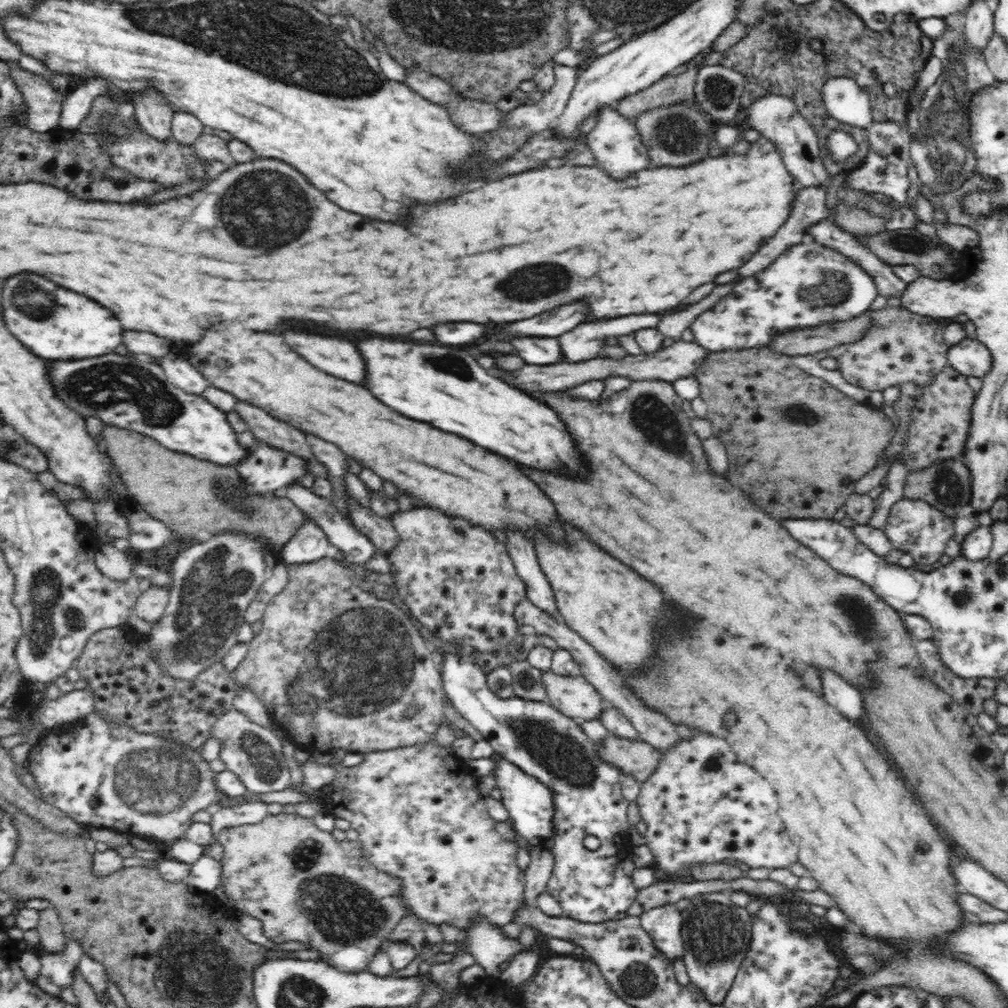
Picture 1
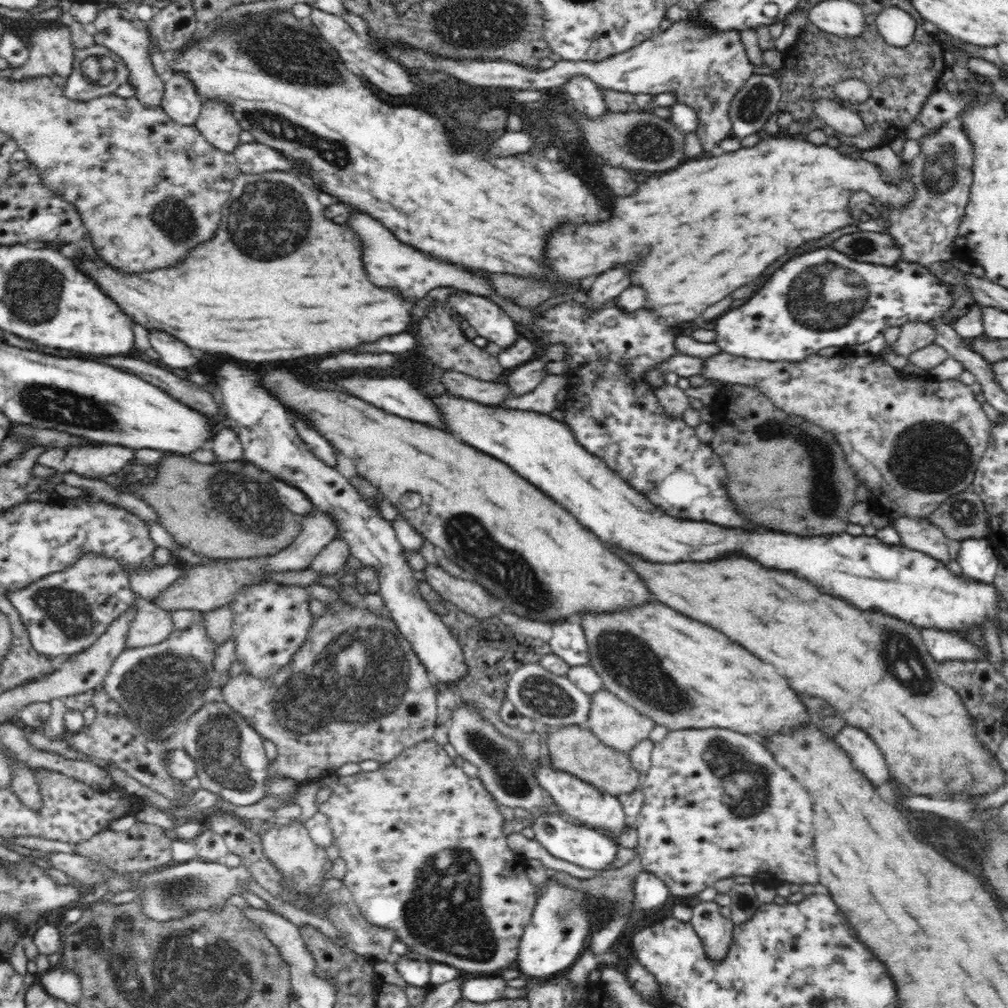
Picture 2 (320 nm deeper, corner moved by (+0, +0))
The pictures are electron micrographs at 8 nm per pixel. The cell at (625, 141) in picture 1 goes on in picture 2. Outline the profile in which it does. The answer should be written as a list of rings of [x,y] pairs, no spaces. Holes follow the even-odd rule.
[[[586,76],[570,78],[561,91],[567,95],[575,110],[587,118],[602,118],[608,114],[601,88]]]

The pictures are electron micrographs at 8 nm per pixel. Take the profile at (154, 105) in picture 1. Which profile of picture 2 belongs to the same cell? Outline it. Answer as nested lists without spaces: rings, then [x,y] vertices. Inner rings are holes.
[[[108,4],[97,12],[93,23],[95,44],[106,46],[124,60],[124,66],[129,72],[129,84],[135,88],[135,98],[145,108],[161,108],[165,78],[158,76],[152,67],[148,54],[149,34],[145,22],[129,14],[126,6]]]

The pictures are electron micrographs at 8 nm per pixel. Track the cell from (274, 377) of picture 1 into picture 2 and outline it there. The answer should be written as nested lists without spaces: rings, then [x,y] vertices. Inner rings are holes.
[[[288,368],[264,370],[262,384],[274,396],[278,396],[278,401],[286,408],[296,410],[302,419],[310,421],[325,443],[348,456],[357,474],[369,480],[374,487],[377,486],[380,494],[397,509],[400,509],[400,498],[406,492],[418,492],[422,496],[420,507],[403,512],[402,518],[409,521],[424,539],[442,548],[452,563],[472,575],[474,582],[504,602],[506,608],[521,619],[540,620],[552,625],[567,620],[572,614],[614,612],[630,606],[642,606],[652,600],[646,584],[638,578],[638,574],[634,574],[634,570],[630,570],[624,560],[608,550],[592,531],[582,526],[561,504],[504,462],[498,462],[496,458],[490,458],[472,446],[456,442],[454,436],[442,430],[386,414],[384,410],[378,410],[360,398],[344,398],[340,392],[314,390],[294,378]]]

